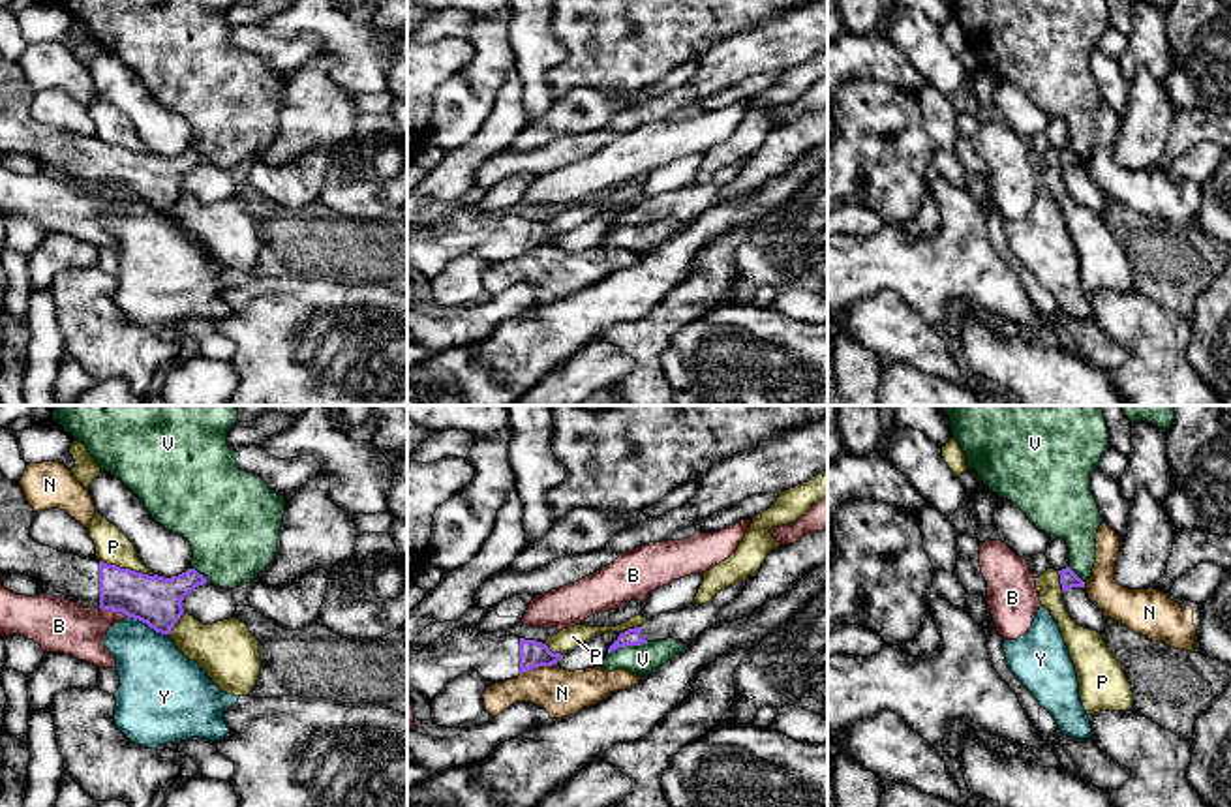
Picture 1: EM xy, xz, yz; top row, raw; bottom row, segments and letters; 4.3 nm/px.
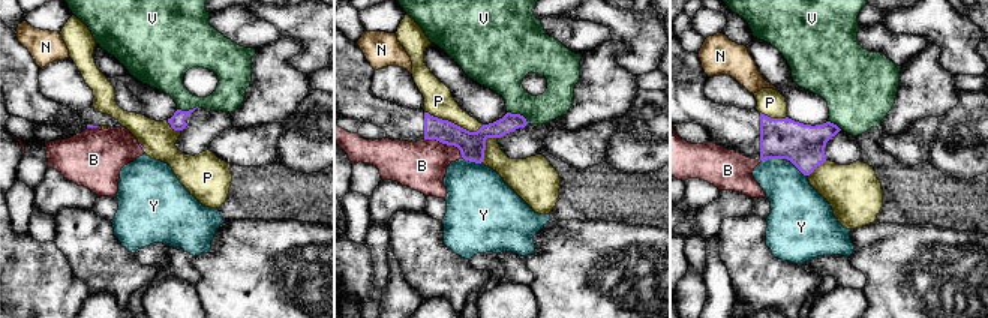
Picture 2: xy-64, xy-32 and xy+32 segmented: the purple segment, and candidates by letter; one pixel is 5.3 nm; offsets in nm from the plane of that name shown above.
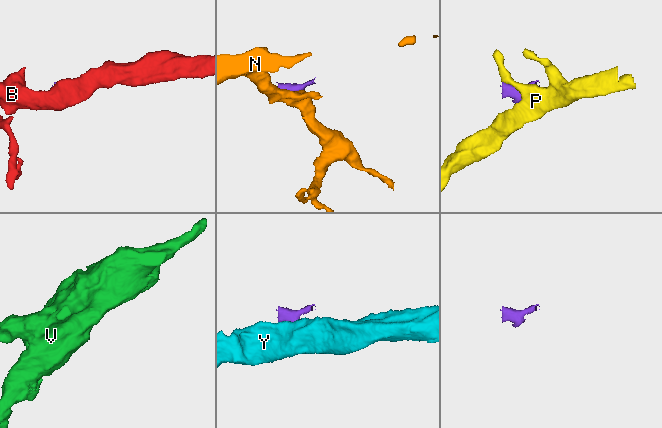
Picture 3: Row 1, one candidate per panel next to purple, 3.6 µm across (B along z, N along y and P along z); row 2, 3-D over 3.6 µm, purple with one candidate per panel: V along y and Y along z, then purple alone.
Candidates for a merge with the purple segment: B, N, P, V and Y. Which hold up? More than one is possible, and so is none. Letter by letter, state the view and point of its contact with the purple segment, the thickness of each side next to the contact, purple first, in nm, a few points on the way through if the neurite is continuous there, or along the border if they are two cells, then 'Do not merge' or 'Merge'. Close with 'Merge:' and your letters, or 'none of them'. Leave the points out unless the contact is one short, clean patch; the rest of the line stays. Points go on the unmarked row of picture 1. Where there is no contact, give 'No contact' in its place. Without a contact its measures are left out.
B: Touches purple at xy (115, 190). Thickness 220 nm (purple) against 240 nm. Do not merge
N: Touches purple at xz (537, 246). Thickness 120 nm (purple) against 200 nm. Do not merge
P: Touches purple at xy (128, 149). Thickness 220 nm (purple) against 150 nm. Do not merge
V: Touches purple at xz (627, 224). Thickness 70 nm (purple) against 130 nm. Do not merge
Y: Touches purple at xy (149, 205). Thickness 220 nm (purple) against 320 nm. Boundary: xy (128, 196), (167, 214). Do not merge
Merge: none of them

